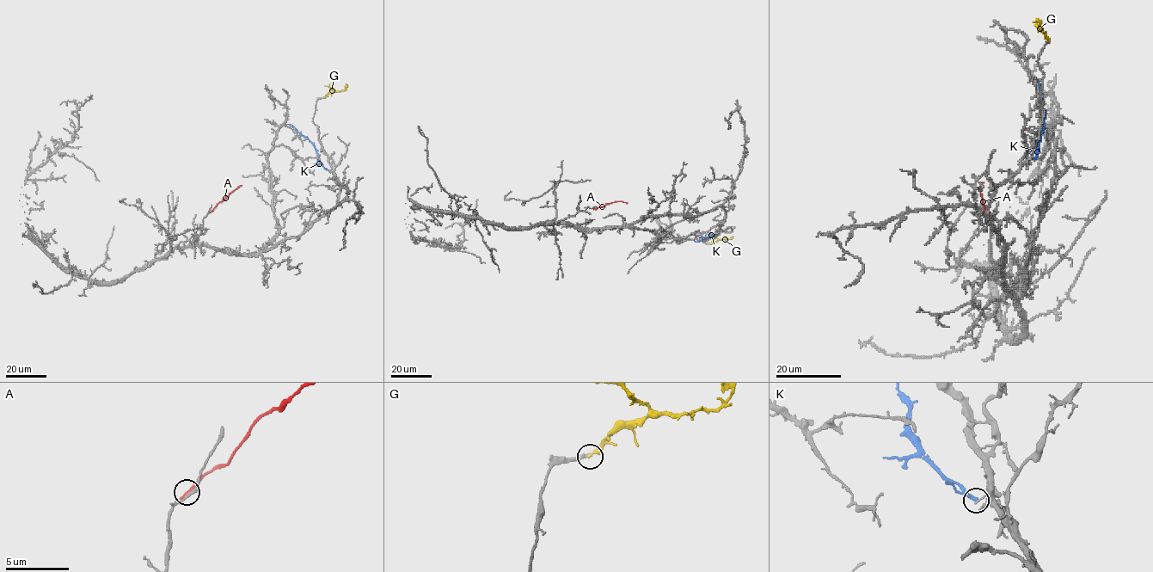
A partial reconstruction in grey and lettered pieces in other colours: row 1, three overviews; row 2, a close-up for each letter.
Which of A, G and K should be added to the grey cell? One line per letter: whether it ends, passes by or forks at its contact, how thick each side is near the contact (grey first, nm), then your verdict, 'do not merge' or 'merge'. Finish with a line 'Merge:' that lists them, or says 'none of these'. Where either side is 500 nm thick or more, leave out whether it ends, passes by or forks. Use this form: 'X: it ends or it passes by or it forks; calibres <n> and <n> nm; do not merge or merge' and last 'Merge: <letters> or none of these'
A: it ends; calibres 190 and 200 nm; do not merge
G: it ends; calibres 280 and 320 nm; do not merge
K: it passes by; calibres 110 and 220 nm; do not merge
Merge: none of these

